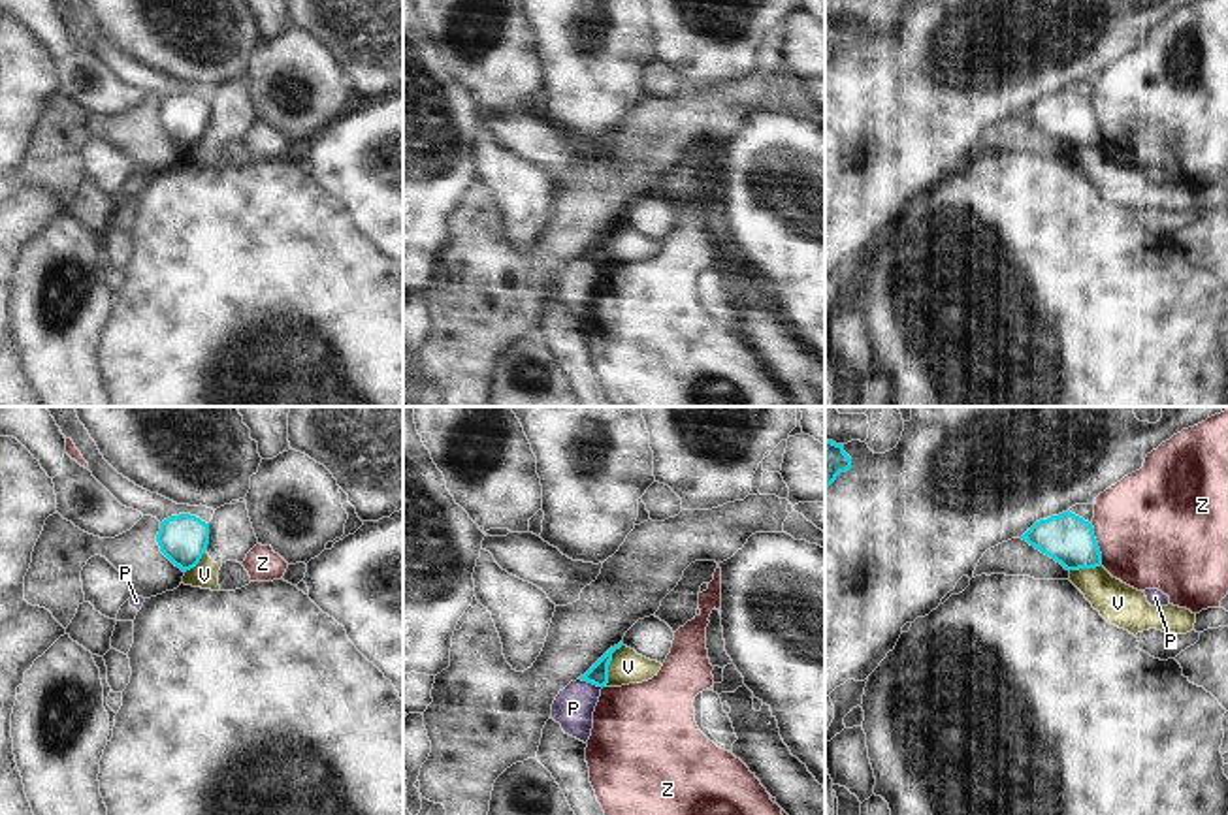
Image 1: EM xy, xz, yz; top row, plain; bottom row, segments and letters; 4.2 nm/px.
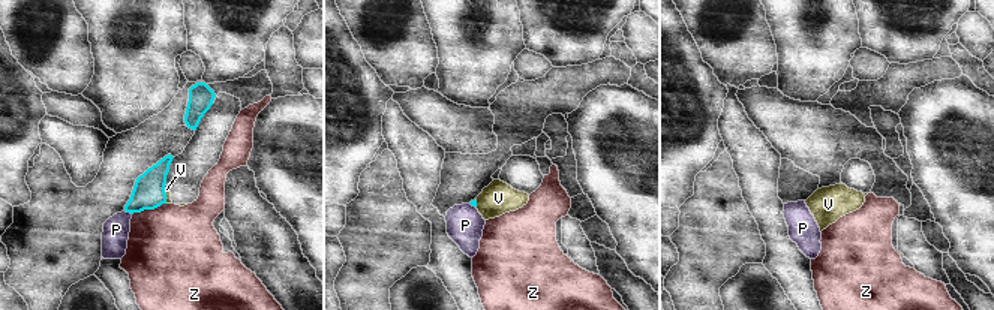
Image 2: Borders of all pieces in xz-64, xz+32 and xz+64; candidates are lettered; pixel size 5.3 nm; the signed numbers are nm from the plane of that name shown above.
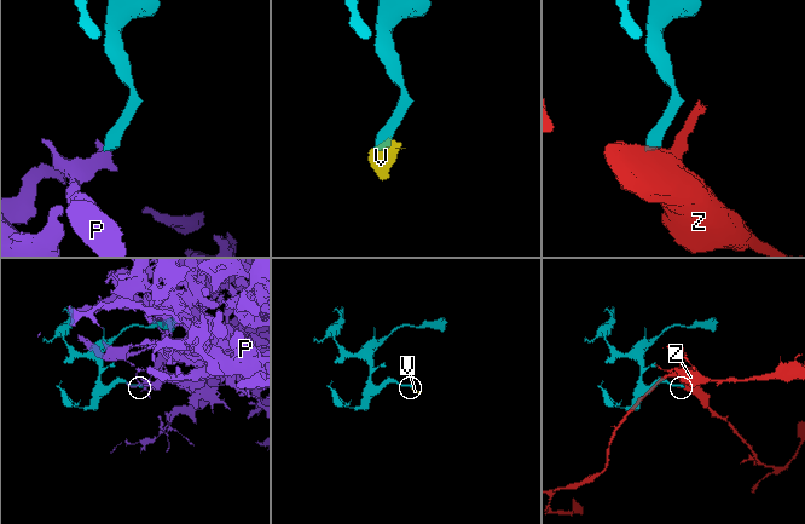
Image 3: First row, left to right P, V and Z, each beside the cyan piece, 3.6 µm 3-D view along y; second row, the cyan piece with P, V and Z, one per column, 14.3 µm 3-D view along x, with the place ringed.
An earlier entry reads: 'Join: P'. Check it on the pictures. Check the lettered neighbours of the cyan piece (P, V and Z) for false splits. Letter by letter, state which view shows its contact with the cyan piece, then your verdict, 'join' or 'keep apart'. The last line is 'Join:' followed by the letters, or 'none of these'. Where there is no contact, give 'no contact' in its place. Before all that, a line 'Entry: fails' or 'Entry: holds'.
Entry: fails
P: meets cyan in xz; keep apart
V: meets cyan in xz; keep apart
Z: meets cyan in yz; keep apart
Join: none of these

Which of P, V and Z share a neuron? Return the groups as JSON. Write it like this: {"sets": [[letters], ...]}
{"sets": [["P"], ["V"], ["Z"]]}

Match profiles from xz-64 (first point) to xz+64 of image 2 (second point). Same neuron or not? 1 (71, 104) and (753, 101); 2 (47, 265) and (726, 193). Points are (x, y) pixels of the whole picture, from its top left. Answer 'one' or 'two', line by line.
1: one
2: one

